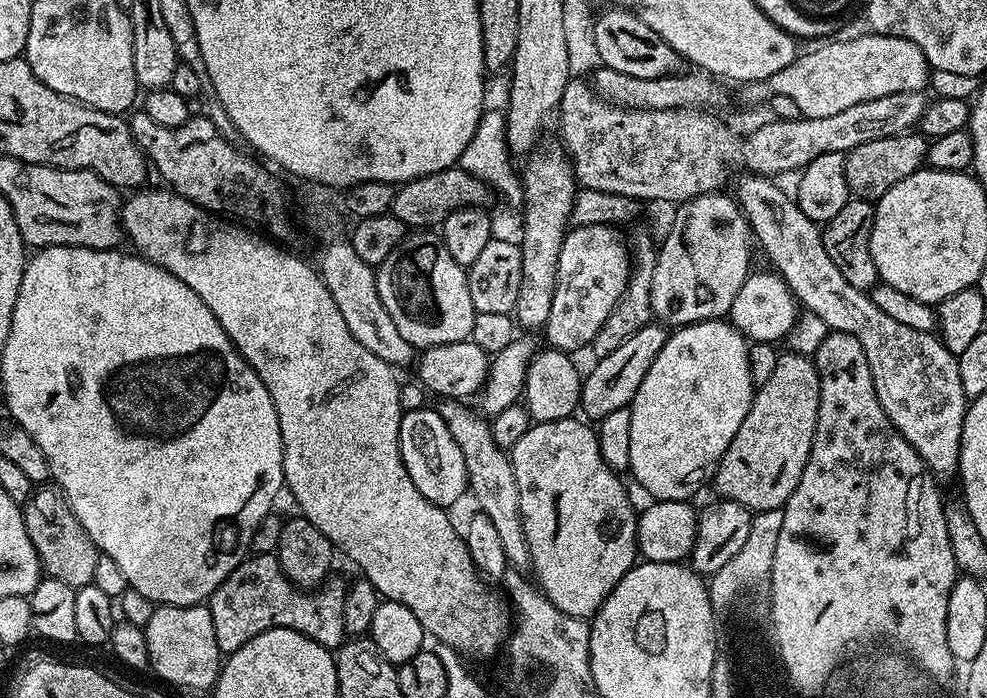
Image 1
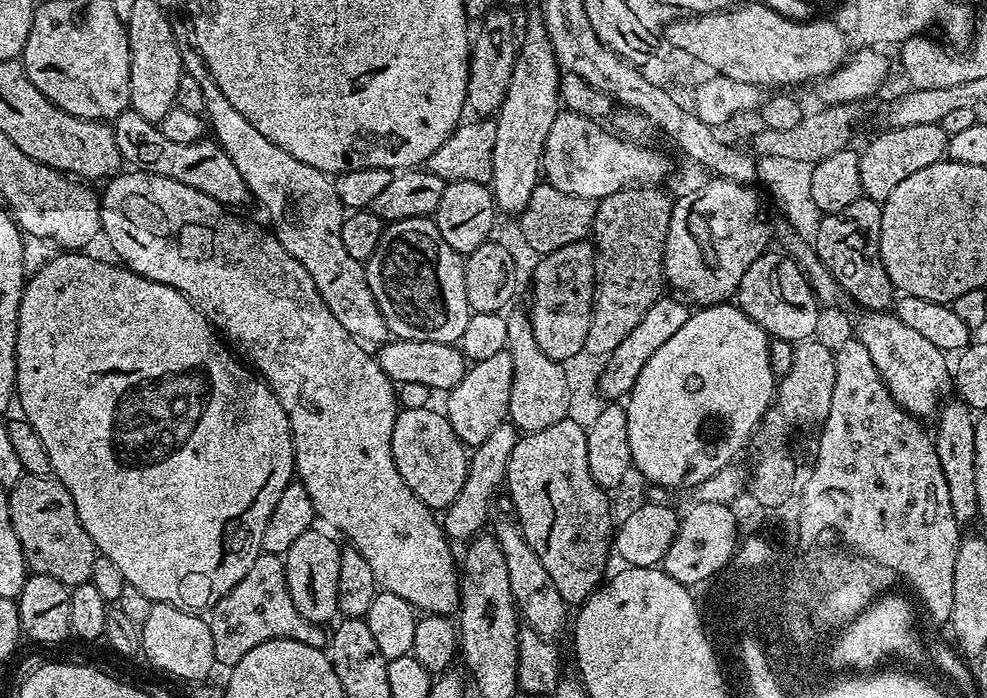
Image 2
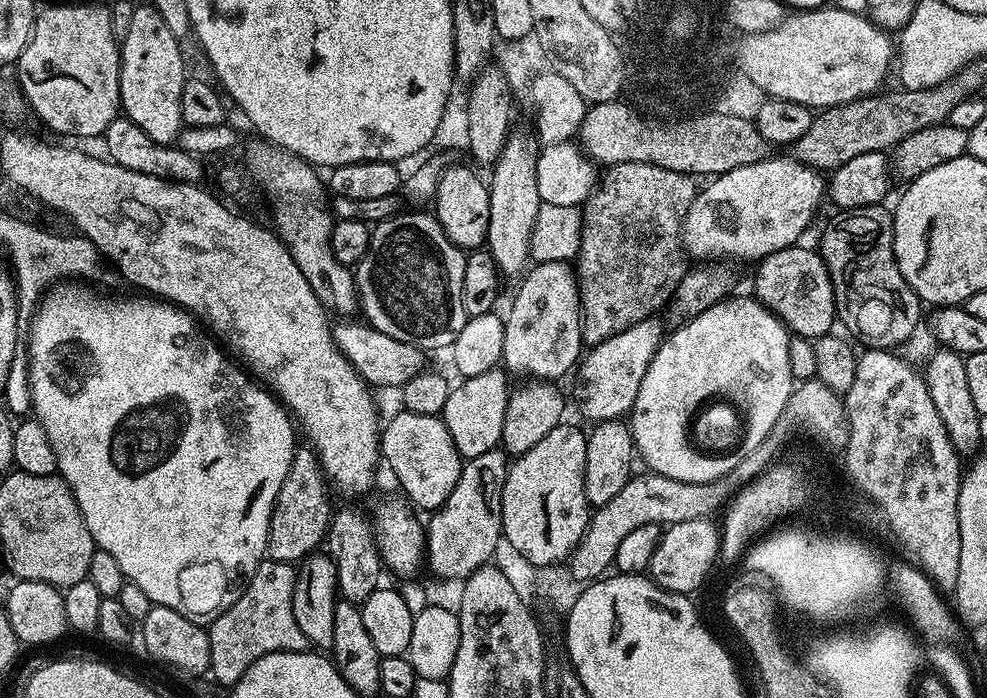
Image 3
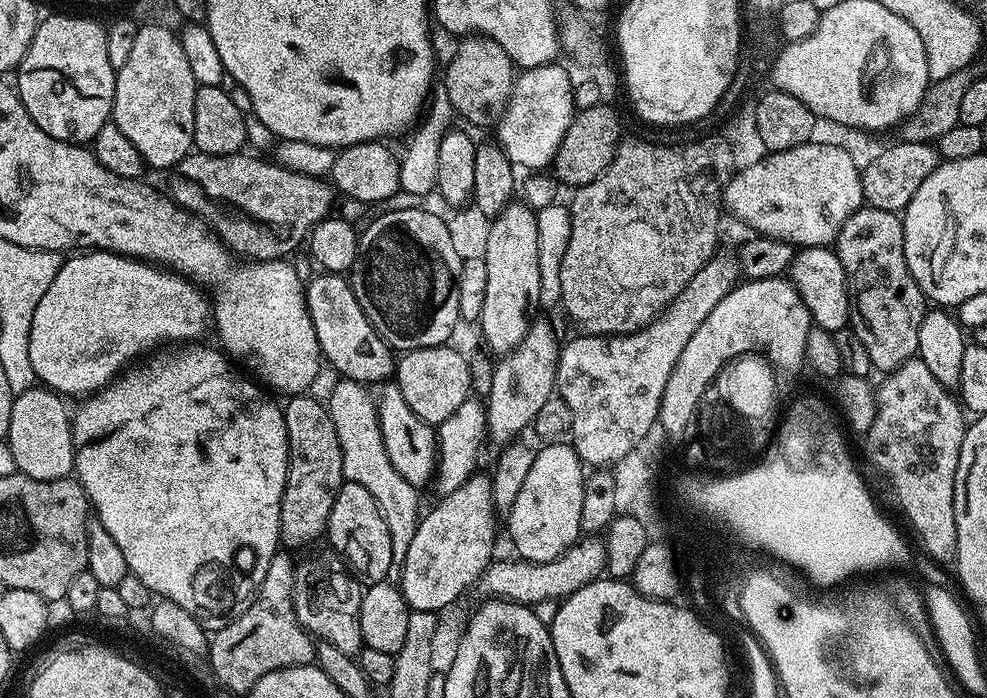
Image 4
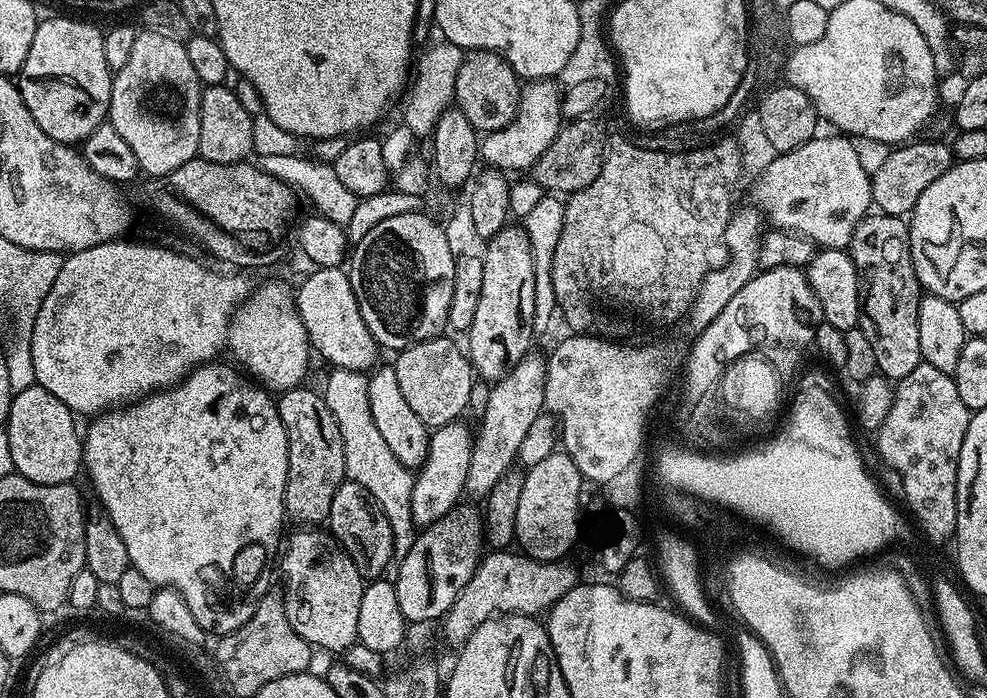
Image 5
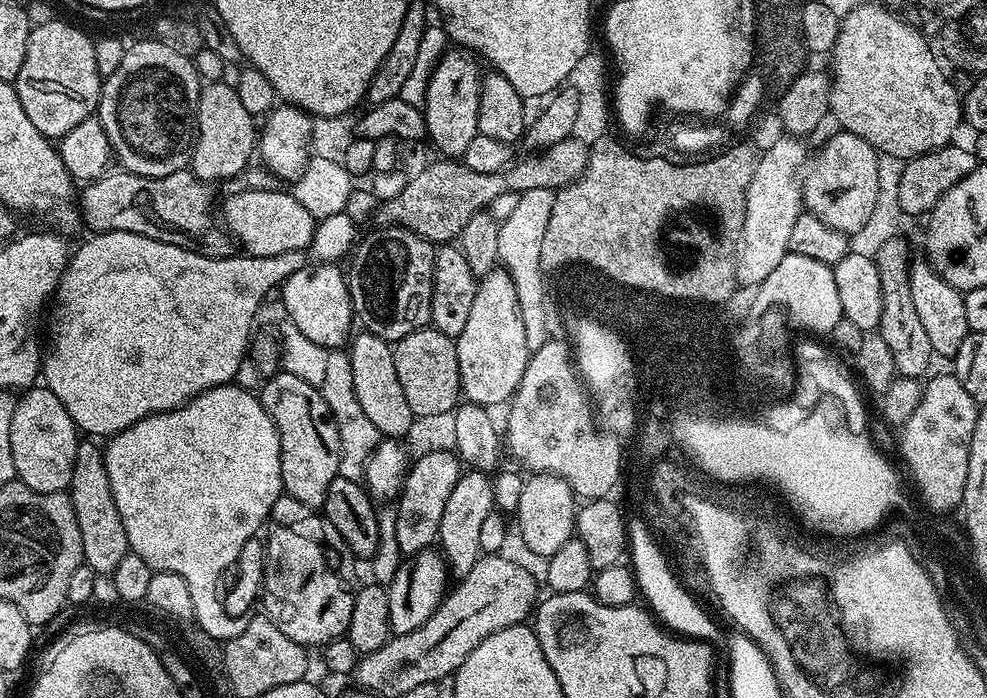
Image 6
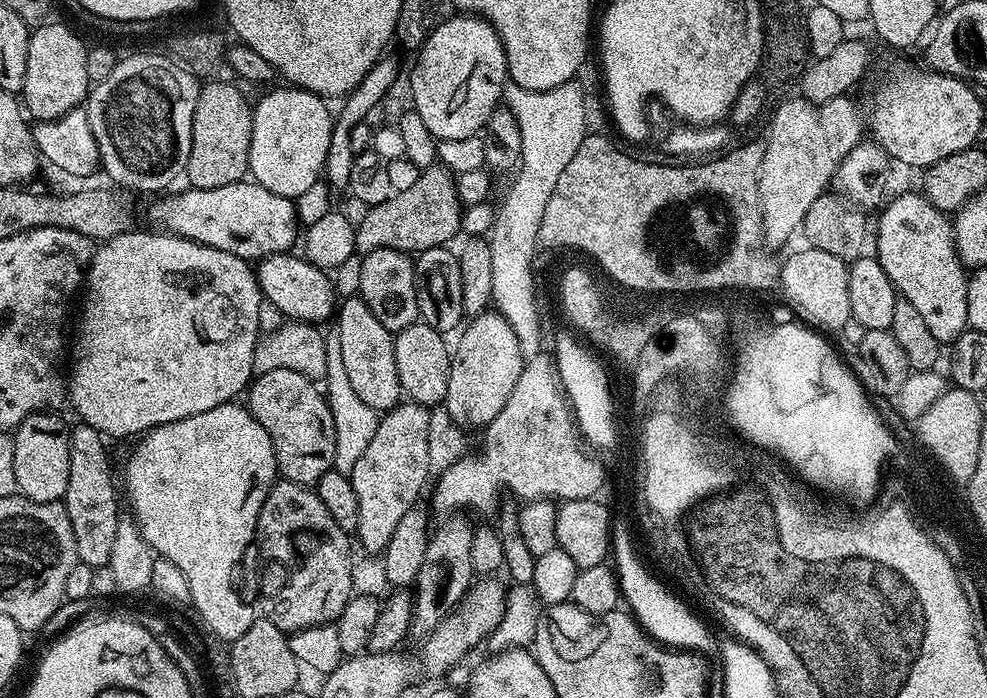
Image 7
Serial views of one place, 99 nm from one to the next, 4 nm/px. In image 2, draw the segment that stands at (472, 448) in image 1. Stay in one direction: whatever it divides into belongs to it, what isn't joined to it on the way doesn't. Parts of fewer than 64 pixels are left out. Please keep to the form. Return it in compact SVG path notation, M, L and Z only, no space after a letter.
M515 519L500 520L494 529L498 546L502 546L502 558L506 558L506 571L510 574L510 590L516 599L517 613L523 621L545 638L556 638L556 635L565 628L570 620L570 605L558 594L558 586L554 586L554 578L546 574L546 566L530 550L526 538L522 534L519 524Z

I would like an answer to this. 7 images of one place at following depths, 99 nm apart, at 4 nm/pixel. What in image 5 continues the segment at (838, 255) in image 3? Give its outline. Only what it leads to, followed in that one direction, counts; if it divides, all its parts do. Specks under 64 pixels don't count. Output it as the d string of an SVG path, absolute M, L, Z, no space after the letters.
M865 216L852 235L850 255L862 285L859 327L863 328L866 338L870 338L870 346L874 346L879 375L889 382L898 382L922 363L918 342L918 306L922 289L914 270L907 223L899 216Z

